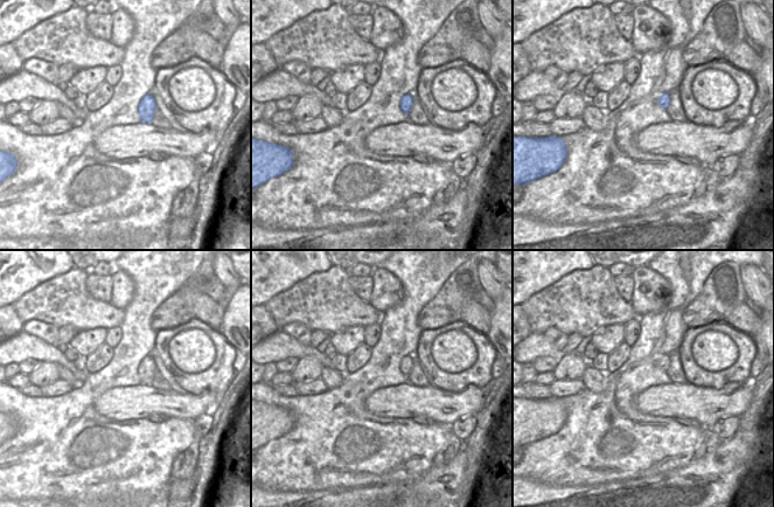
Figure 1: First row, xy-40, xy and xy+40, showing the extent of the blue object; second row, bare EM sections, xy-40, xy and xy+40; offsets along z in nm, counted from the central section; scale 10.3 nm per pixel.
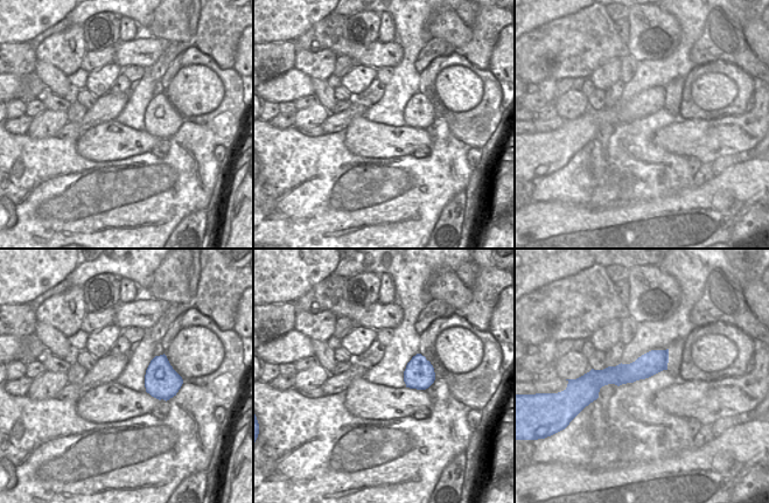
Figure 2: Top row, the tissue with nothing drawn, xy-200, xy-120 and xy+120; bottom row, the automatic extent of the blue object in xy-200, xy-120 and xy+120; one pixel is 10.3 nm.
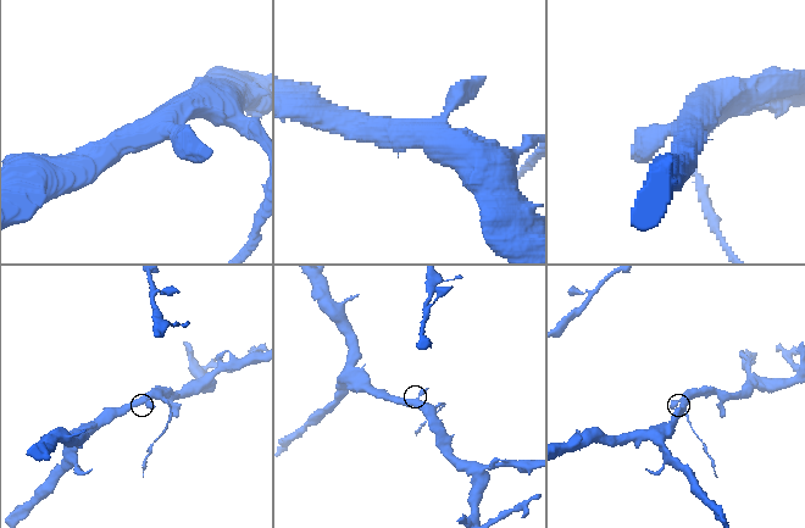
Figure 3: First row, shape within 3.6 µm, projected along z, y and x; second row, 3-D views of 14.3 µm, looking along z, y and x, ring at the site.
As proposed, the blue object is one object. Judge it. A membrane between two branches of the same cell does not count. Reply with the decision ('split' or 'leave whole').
leave whole

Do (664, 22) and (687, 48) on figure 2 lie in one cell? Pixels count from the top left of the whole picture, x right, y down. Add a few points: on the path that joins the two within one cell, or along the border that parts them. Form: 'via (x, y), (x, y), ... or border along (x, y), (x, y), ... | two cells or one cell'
border along (678, 15), (685, 29), (684, 41), (661, 58) | two cells

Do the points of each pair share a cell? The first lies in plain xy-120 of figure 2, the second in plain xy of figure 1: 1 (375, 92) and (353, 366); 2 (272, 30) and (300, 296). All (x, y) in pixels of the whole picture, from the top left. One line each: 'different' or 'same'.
1: same
2: different

